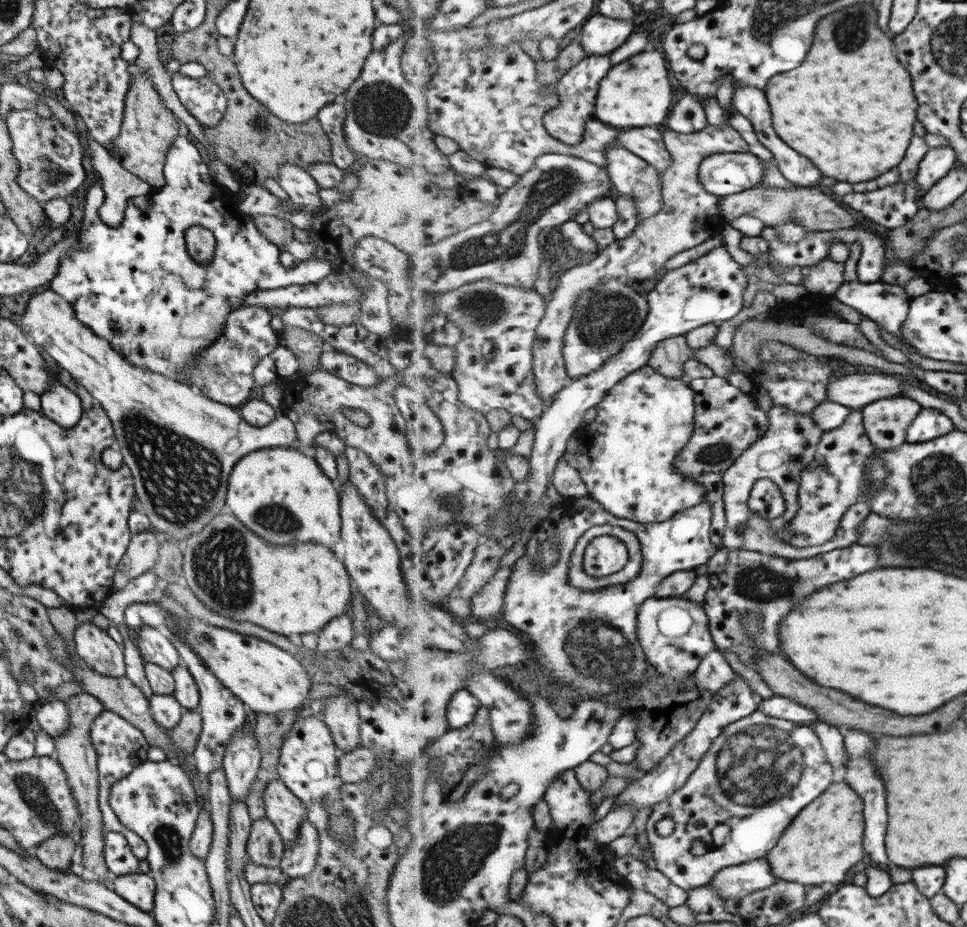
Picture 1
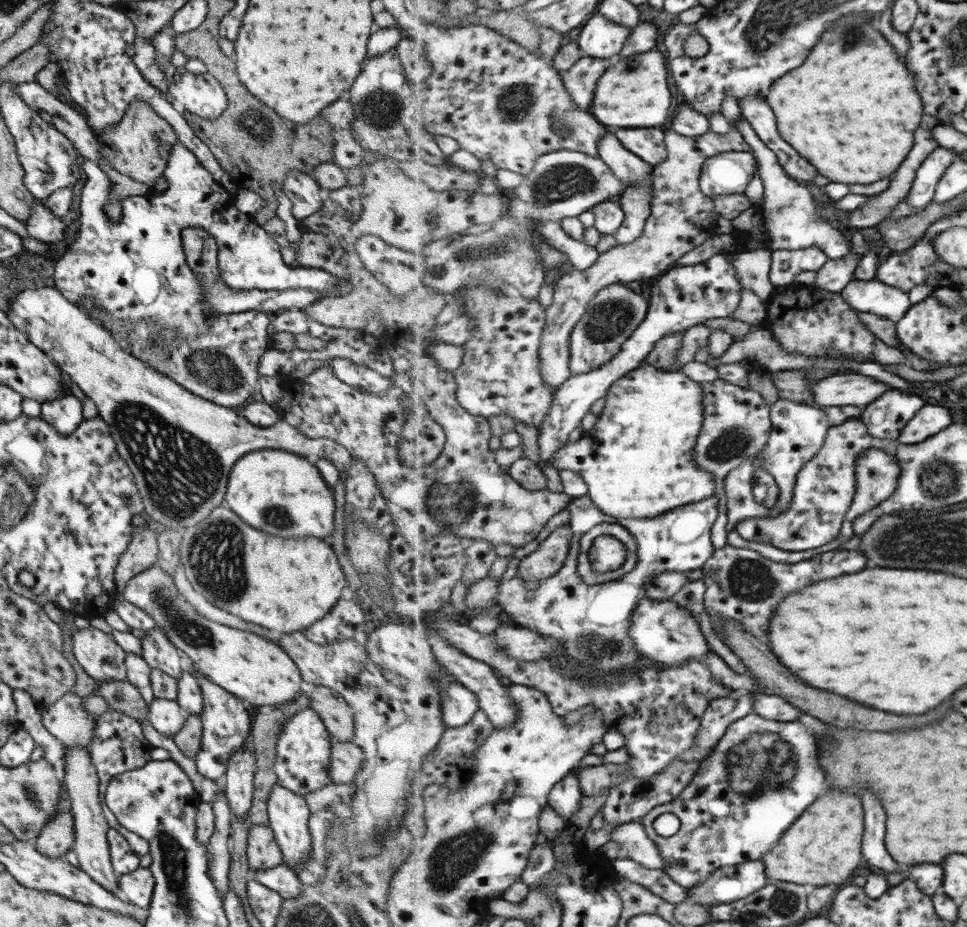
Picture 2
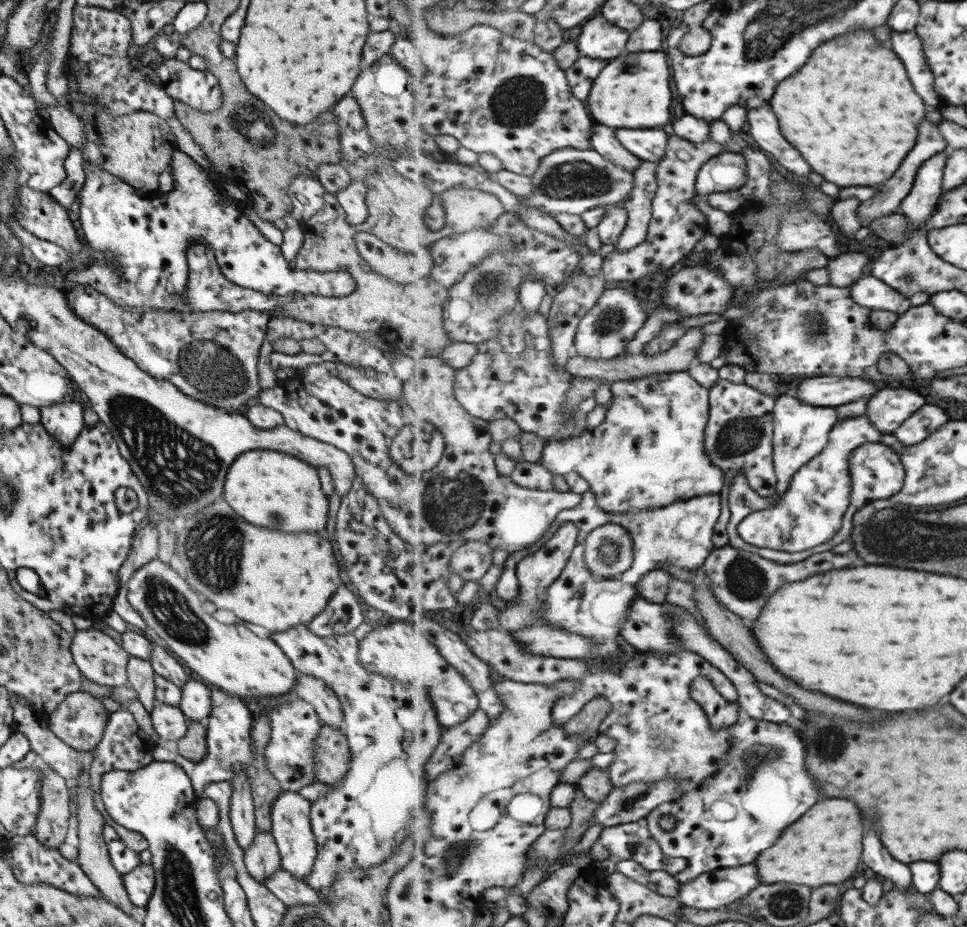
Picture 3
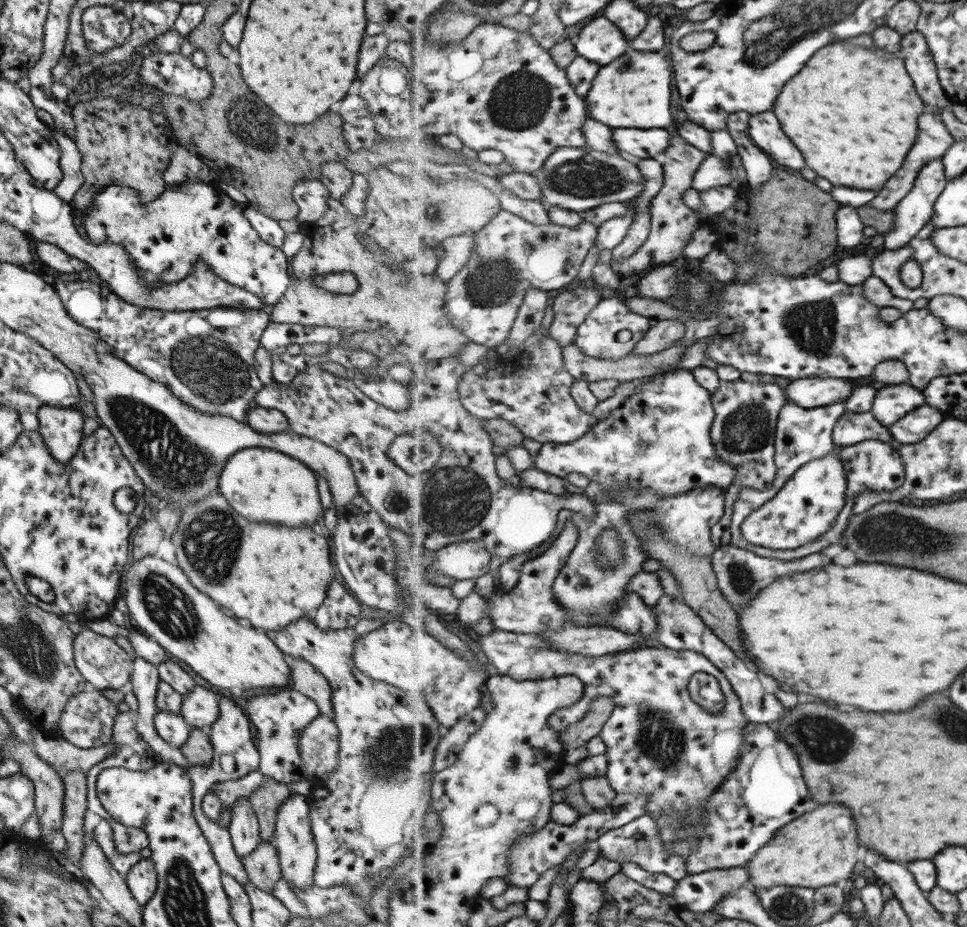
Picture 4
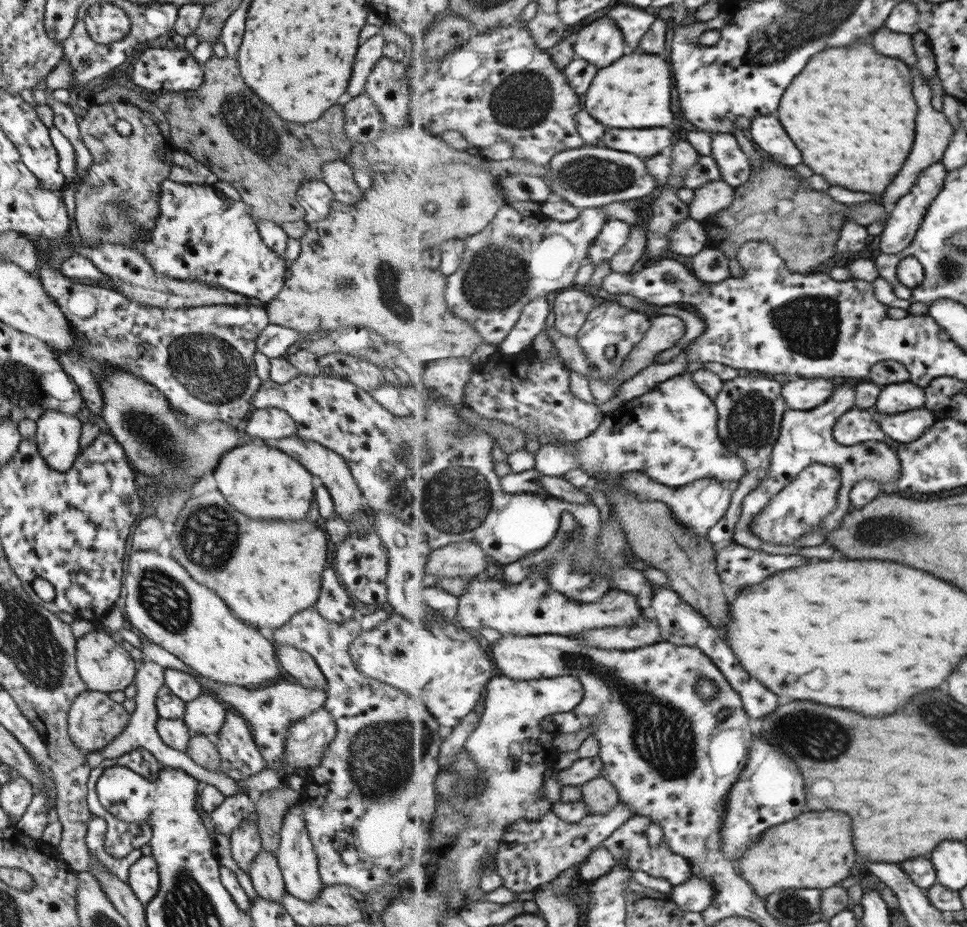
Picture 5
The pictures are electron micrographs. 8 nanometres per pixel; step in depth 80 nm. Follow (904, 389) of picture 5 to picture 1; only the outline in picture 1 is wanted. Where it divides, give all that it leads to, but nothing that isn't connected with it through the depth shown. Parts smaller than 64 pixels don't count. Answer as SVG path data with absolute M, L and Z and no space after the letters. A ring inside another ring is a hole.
M892 396L861 410L872 444L881 450L893 451L908 442L908 430L923 408L908 397Z

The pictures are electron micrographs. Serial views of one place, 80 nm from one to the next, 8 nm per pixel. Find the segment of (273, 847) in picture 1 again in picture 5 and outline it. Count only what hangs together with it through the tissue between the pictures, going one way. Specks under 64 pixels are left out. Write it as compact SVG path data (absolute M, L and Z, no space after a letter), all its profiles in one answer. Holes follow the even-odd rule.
M261 849L255 855L248 868L248 877L257 895L280 904L285 892L284 882L272 852Z

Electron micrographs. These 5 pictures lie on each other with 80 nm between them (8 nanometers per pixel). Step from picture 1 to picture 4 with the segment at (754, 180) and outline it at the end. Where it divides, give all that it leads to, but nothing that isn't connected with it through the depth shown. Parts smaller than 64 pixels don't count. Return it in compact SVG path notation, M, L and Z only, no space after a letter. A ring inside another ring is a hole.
M717 154L709 155L693 178L693 189L699 194L715 187L731 186L733 183L732 166L727 159Z

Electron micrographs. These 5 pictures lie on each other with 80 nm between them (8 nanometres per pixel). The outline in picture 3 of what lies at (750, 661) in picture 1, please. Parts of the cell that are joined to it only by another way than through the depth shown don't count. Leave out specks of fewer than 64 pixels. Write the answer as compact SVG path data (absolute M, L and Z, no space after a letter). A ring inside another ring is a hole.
M726 545L716 550L704 563L704 572L708 573L713 583L713 593L717 601L723 603L731 612L742 617L747 622L755 622L763 608L767 606L769 598L783 586L793 584L797 580L805 580L809 576L829 572L829 570L843 570L851 568L851 558L835 552L825 552L807 558L804 562L796 564L778 564L777 562L762 558L759 554Z

